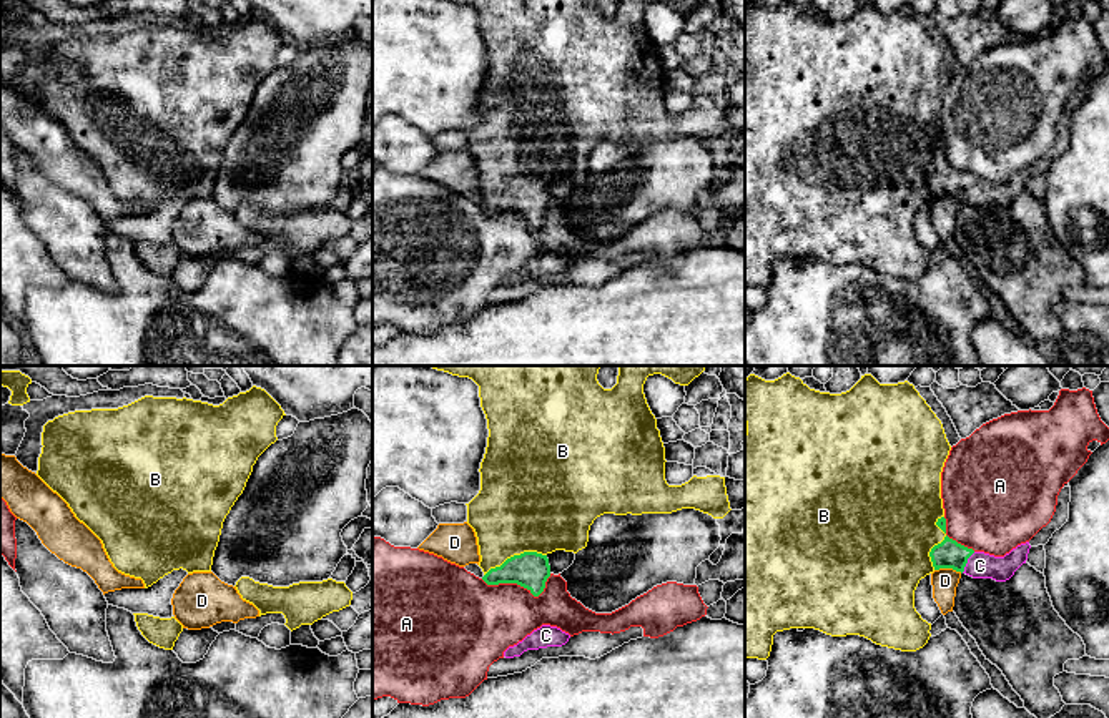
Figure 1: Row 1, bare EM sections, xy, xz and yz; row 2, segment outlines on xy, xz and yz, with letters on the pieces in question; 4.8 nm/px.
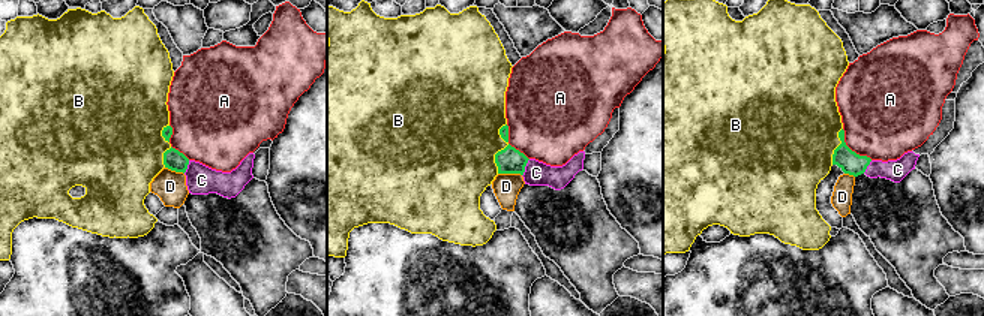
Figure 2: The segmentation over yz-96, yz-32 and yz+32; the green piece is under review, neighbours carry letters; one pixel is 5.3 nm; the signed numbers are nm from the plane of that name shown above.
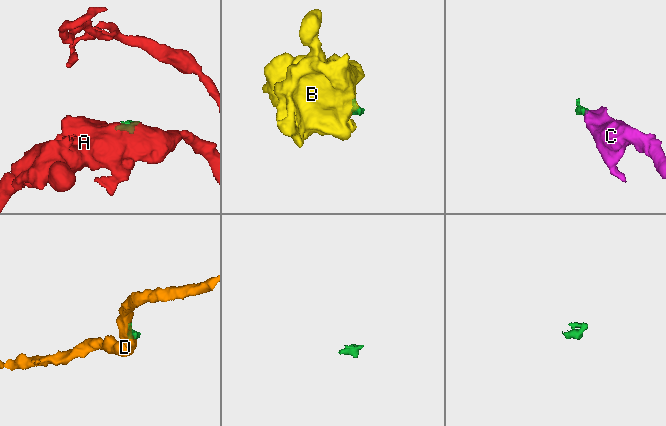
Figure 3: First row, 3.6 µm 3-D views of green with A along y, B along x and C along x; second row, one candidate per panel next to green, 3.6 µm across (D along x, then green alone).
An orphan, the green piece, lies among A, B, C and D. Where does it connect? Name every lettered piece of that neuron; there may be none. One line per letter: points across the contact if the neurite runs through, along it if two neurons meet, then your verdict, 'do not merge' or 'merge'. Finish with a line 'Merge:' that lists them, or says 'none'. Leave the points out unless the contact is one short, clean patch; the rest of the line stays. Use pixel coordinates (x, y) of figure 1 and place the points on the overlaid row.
A: along xz (551, 574), (537, 595), (516, 584), (486, 584), (481, 579) | do not merge
B: merge
C: across yz (948, 554), (966, 562), (980, 565) | merge
D: along yz (935, 569), (961, 572) | do not merge
Merge: B, C

